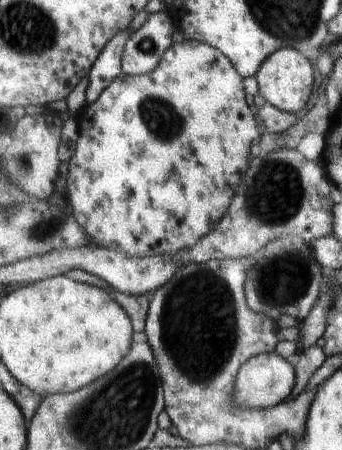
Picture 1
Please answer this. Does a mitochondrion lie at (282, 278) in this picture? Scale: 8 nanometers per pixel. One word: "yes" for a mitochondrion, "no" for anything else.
yes

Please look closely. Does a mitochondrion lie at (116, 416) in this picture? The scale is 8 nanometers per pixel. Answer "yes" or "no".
yes

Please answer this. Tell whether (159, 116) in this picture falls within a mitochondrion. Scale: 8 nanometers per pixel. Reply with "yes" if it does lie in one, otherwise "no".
yes

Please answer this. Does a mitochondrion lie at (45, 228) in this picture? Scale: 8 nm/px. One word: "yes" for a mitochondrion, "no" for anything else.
yes

